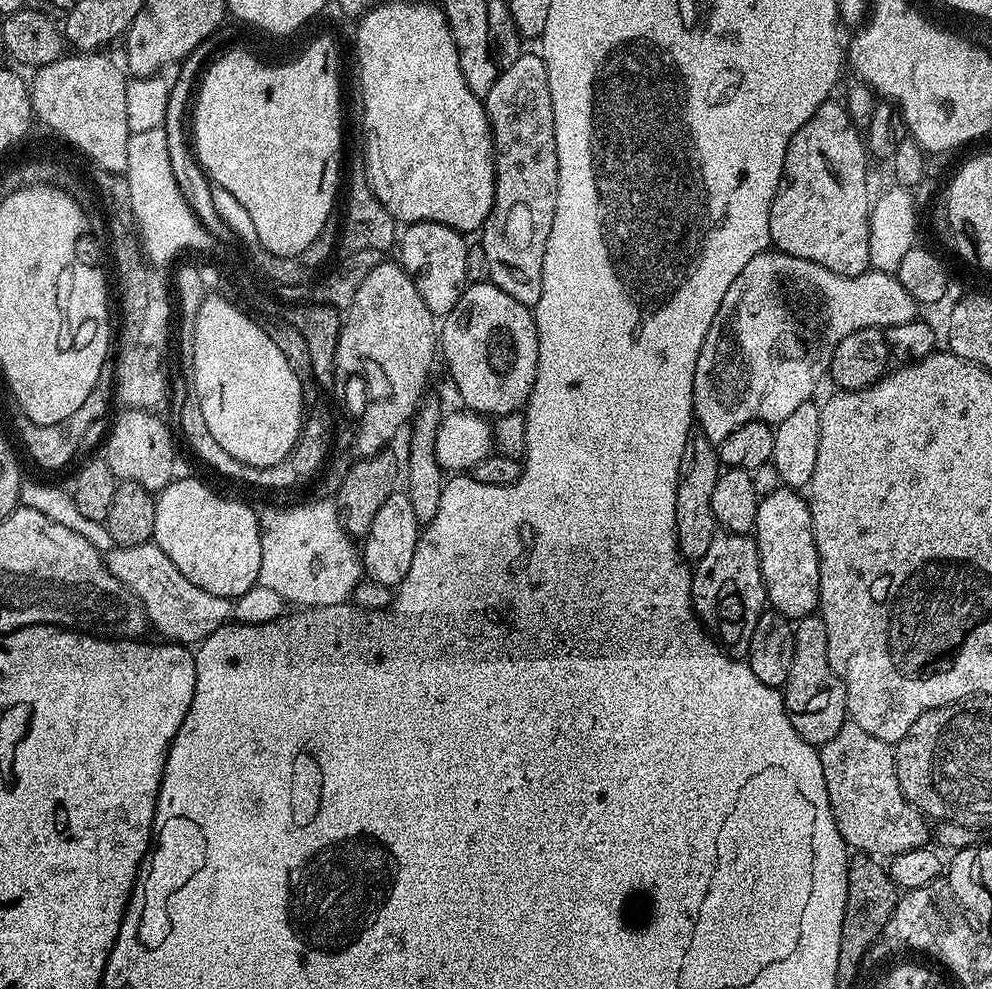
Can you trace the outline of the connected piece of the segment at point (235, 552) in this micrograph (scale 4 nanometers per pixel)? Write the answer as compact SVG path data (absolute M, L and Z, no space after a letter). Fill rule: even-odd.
M172 479L156 496L152 540L194 586L235 598L259 581L262 566L260 517L240 500L227 500L200 480Z

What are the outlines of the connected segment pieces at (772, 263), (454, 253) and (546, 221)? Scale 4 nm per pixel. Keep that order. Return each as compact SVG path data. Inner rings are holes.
M769 250L750 258L746 266L742 266L742 274L734 278L730 290L726 290L726 298L722 298L722 306L718 306L718 314L714 314L716 324L710 322L712 336L706 336L708 344L702 342L702 350L698 354L698 362L694 366L694 382L692 383L692 410L699 431L713 442L726 438L738 426L748 422L748 416L756 412L756 404L748 400L748 404L740 404L740 396L744 396L744 388L740 388L740 360L736 360L736 344L740 340L732 340L732 336L740 336L740 328L748 328L748 332L756 332L756 336L748 336L748 352L752 352L752 360L756 360L756 352L764 356L764 364L760 368L772 368L772 372L780 372L780 416L787 418L798 406L809 403L820 384L820 379L829 375L834 350L846 334L854 334L854 330L877 327L881 330L899 324L908 324L917 319L918 305L910 294L890 272L869 270L857 276L839 276L809 260L787 256L784 252ZM708 372L716 372L716 388L724 388L724 404L716 404L716 396L712 396L712 376Z
M418 222L407 225L399 233L398 263L413 280L423 302L436 318L443 318L454 310L458 298L469 283L466 274L466 254L469 245L464 244L465 237L455 232L450 226L442 226L438 222ZM405 231L405 232L404 232Z
M525 51L514 62L504 64L490 94L483 97L488 122L492 126L492 158L496 166L496 193L492 213L479 233L479 247L486 250L490 261L488 280L497 284L510 298L535 306L542 298L542 258L546 242L554 226L554 210L558 206L558 150L554 138L554 106L550 94L550 78L544 60L535 51Z

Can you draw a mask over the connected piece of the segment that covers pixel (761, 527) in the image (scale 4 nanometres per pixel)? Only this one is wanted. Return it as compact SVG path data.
M787 486L763 497L756 515L754 539L760 551L767 603L793 622L813 615L820 603L820 559L812 536L807 499Z

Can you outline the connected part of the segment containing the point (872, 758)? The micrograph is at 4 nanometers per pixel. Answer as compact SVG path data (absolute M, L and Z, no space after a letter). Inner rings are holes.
M846 722L842 730L838 730L834 738L830 738L830 742L819 745L818 751L822 762L822 774L826 778L826 794L830 798L830 810L834 814L838 834L842 834L849 849L873 858L891 858L906 850L923 848L929 843L929 821L924 813L906 799L898 786L896 761L892 757L893 745L887 744L882 738L874 738L874 734L866 734L862 726Z

